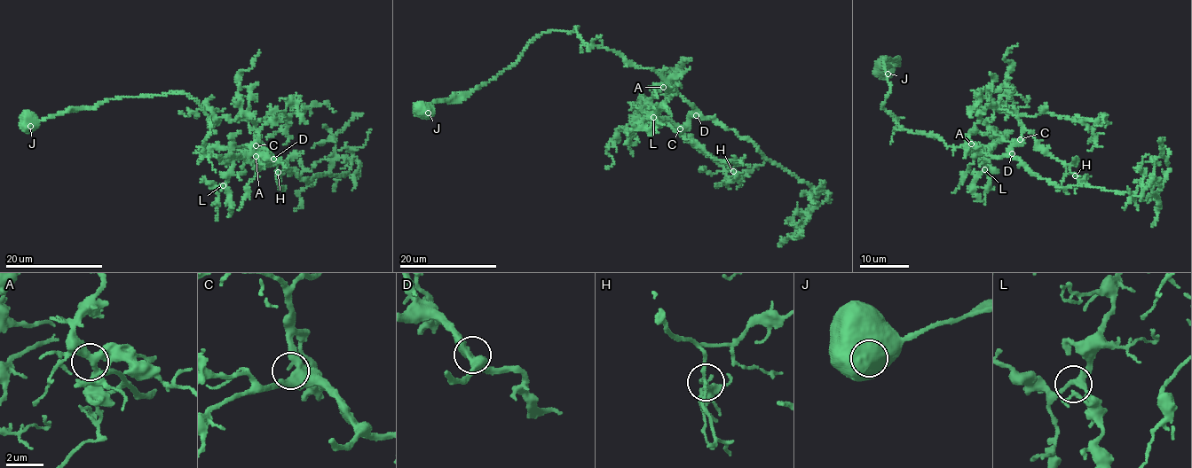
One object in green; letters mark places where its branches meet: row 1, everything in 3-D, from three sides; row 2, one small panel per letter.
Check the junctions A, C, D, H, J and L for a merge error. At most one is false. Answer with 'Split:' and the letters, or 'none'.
Split: none

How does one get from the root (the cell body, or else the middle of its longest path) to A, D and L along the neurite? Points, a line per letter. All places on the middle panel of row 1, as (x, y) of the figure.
A: (422, 112), (495, 79), (541, 35), (577, 27), (591, 46), (656, 70), (663, 87)
D: (422, 112), (495, 79), (541, 35), (577, 27), (591, 46), (656, 70), (696, 115)
L: (422, 112), (495, 79), (541, 35), (577, 27), (591, 46), (656, 70), (694, 109), (684, 127), (653, 117)

